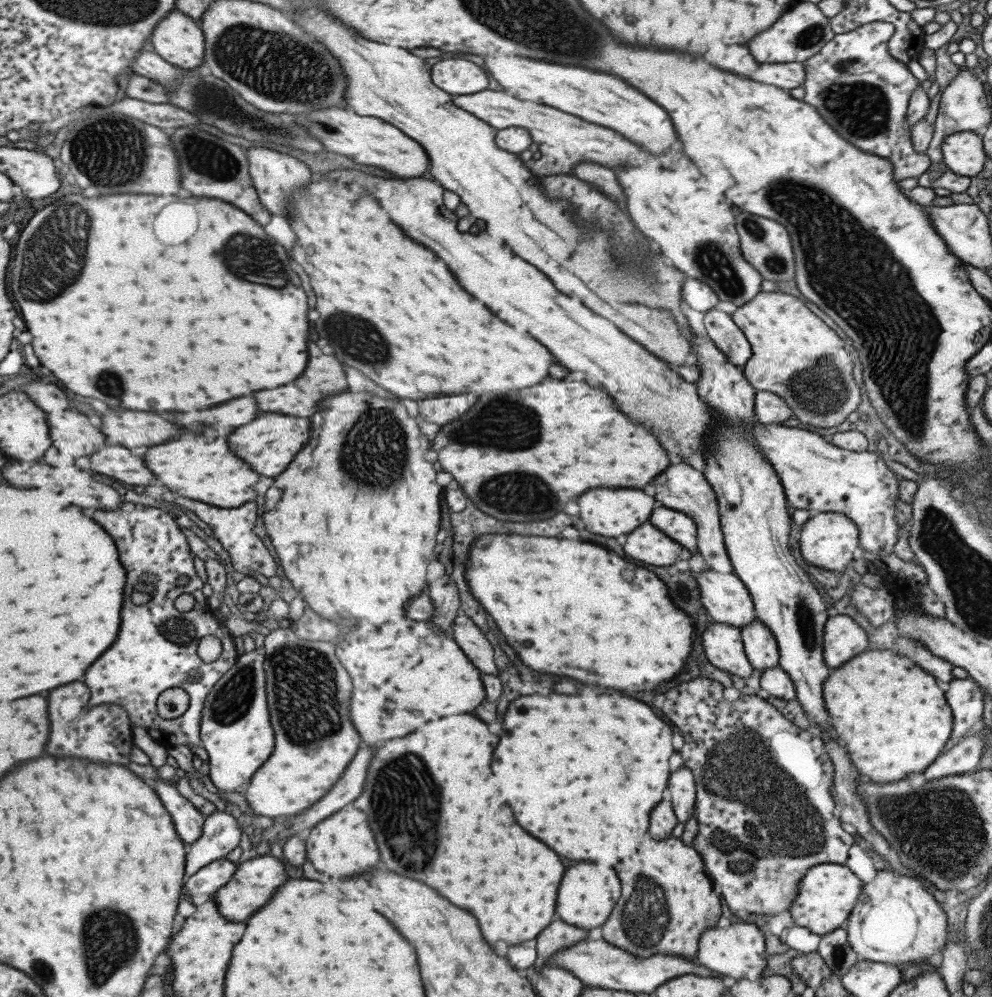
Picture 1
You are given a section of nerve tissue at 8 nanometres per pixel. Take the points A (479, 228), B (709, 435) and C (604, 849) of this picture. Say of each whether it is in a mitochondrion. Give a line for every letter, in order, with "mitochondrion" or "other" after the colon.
A: other
B: other
C: other

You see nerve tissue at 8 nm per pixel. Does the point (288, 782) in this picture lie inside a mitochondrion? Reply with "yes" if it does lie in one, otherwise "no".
no

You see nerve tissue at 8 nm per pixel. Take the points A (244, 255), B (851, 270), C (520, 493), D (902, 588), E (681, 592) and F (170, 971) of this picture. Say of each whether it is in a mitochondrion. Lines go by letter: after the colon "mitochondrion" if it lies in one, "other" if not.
A: mitochondrion
B: mitochondrion
C: mitochondrion
D: other
E: other
F: other

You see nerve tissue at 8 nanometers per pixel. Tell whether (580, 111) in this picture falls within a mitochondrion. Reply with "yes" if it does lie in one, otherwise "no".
no

